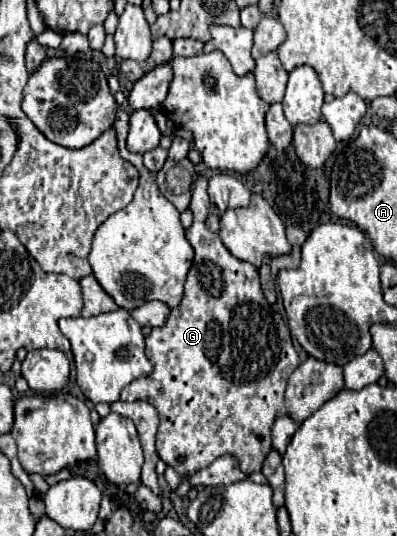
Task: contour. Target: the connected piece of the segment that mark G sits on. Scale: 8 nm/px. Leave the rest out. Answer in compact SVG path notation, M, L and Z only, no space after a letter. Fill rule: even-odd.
M197 177L195 181L191 212L193 223L186 229L186 238L195 249L195 261L187 273L183 299L179 307L171 311L165 327L153 329L145 339L145 355L153 363L153 373L149 377L131 381L121 391L123 401L147 401L157 409L157 453L179 473L179 495L185 495L191 489L187 483L191 475L209 467L223 455L235 455L239 459L241 471L245 473L261 471L261 465L271 451L271 425L277 417L287 413L283 401L287 379L301 363L291 343L289 327L281 315L273 315L269 303L263 297L257 269L251 263L243 263L233 257L219 235L207 229L205 219L209 215L209 195L205 177Z

